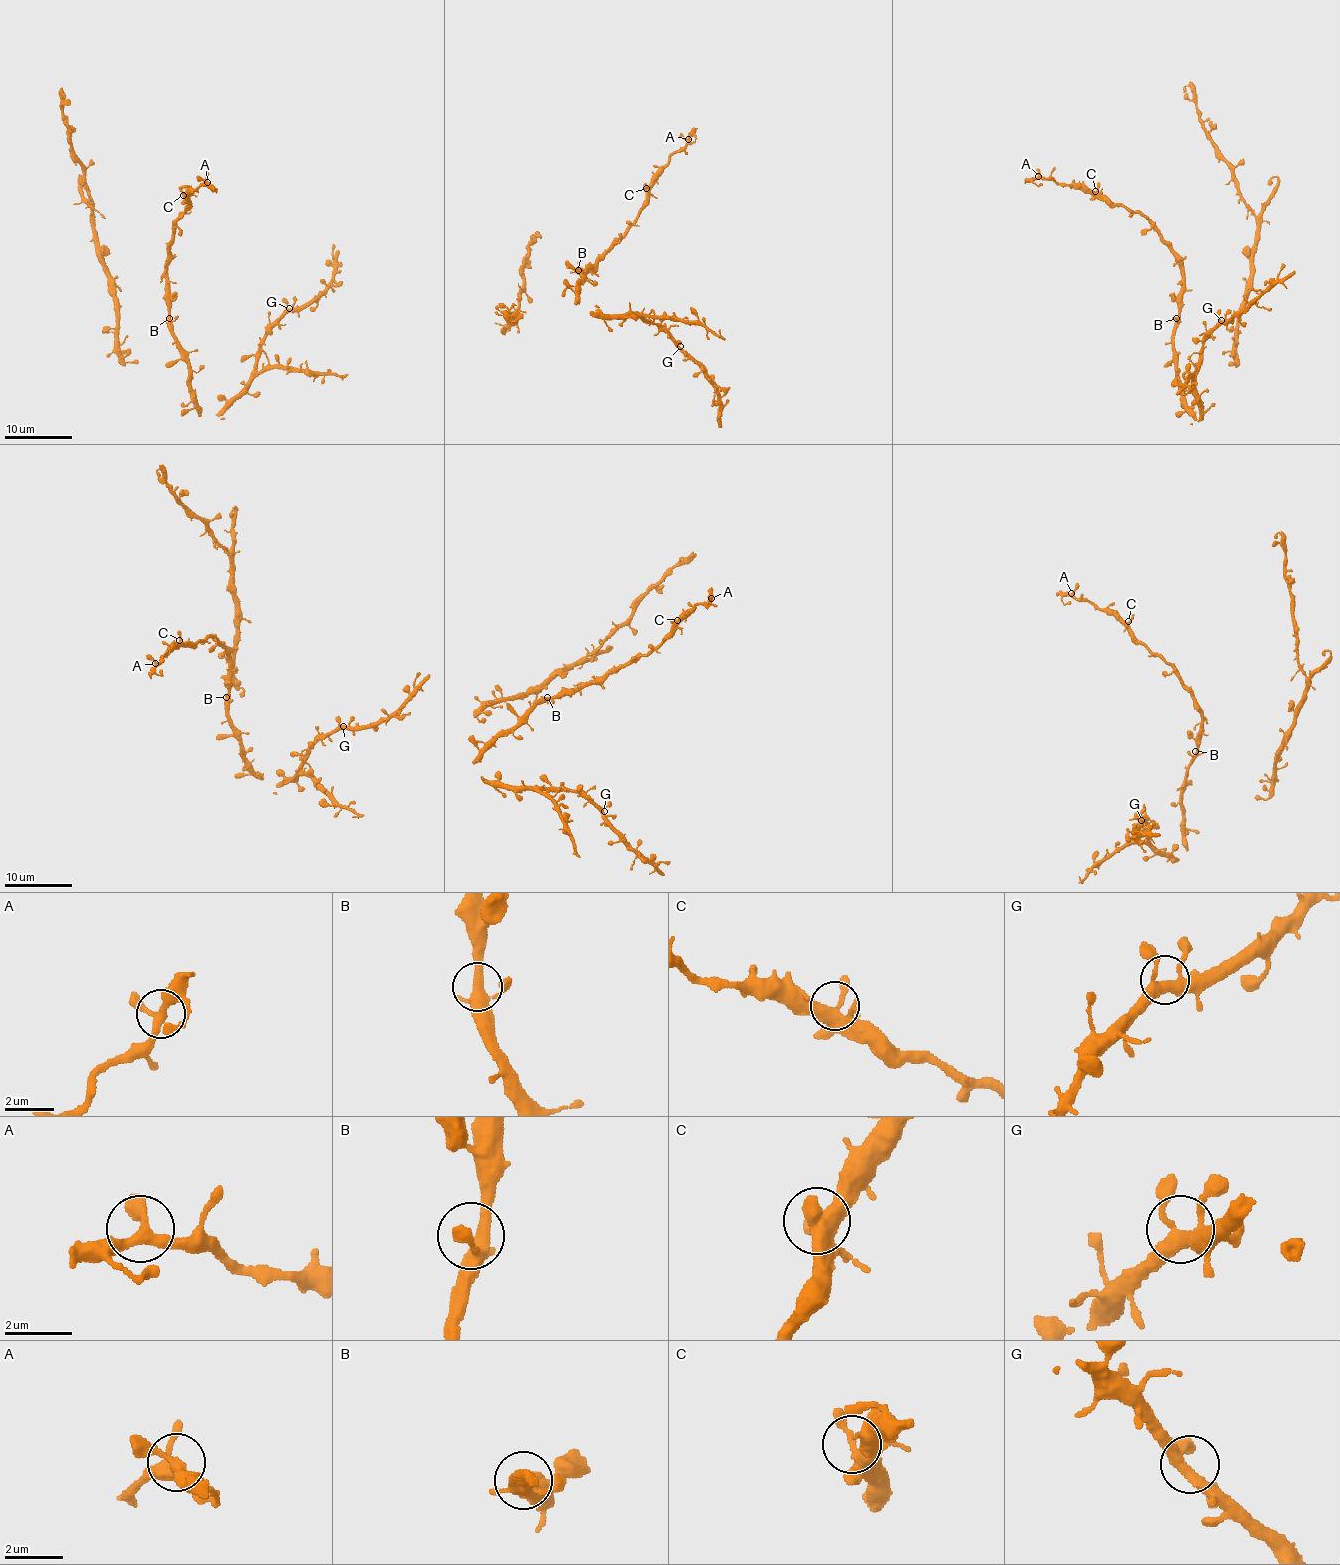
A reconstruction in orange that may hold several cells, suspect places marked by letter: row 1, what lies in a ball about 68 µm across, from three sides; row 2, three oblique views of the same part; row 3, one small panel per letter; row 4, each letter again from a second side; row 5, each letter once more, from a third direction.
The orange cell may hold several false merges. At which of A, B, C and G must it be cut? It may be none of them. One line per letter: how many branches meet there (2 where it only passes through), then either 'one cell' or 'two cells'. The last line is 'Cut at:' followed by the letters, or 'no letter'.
A: 3 | one cell
B: 4 | one cell
C: 4 | one cell
G: 4 | one cell
Cut at: no letter

